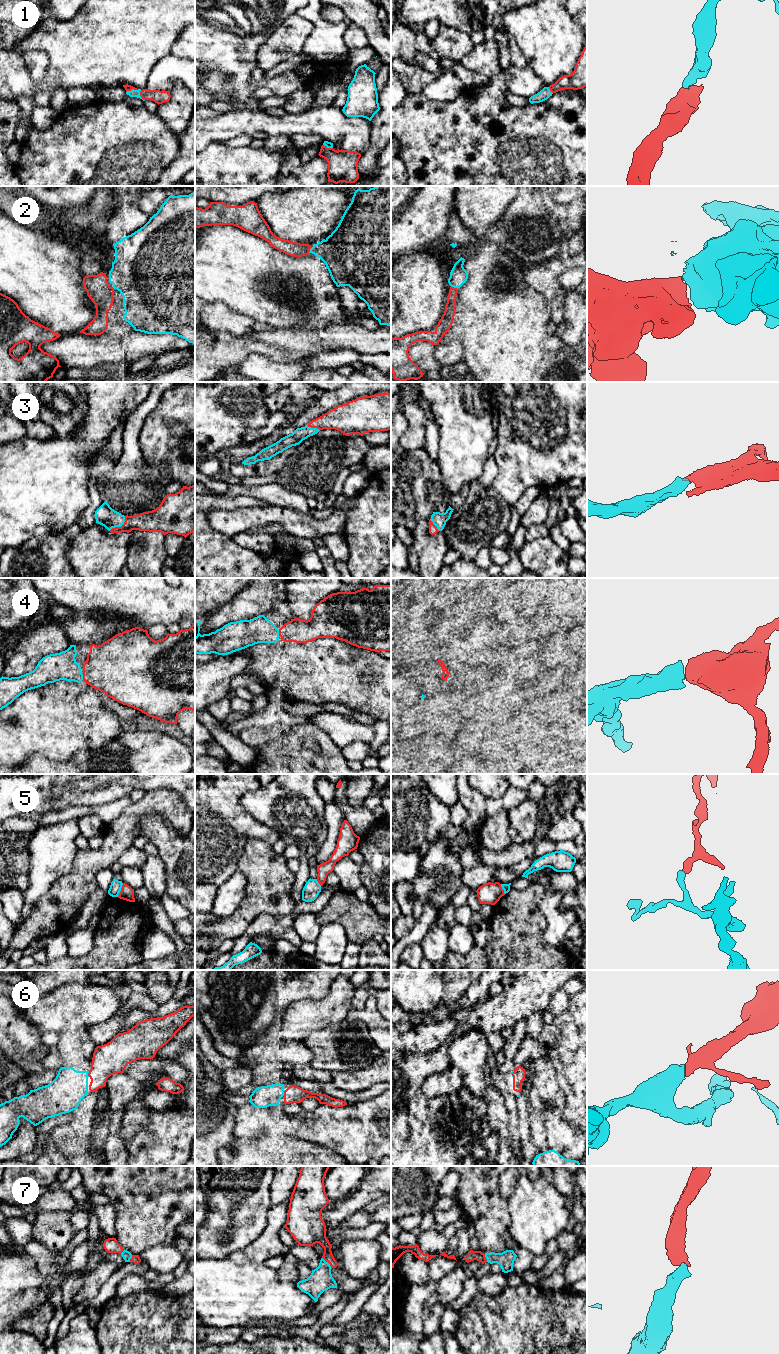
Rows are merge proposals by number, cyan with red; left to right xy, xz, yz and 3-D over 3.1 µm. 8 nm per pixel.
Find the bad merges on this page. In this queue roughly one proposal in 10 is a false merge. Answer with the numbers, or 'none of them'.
5

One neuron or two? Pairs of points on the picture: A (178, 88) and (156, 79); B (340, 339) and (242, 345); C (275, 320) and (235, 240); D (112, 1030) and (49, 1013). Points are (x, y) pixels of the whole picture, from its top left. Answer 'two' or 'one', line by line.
A: two
B: one
C: one
D: two

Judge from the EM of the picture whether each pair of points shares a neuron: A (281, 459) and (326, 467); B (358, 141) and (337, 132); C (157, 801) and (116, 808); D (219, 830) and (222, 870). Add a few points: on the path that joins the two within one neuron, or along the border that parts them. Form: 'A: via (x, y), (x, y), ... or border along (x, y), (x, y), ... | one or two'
A: border along (297, 445), (286, 463), (276, 472) | two
B: via (353, 136), (349, 132), (342, 132) | one
C: border along (131, 802), (112, 823) | two
D: via (219, 840), (219, 860) | one

